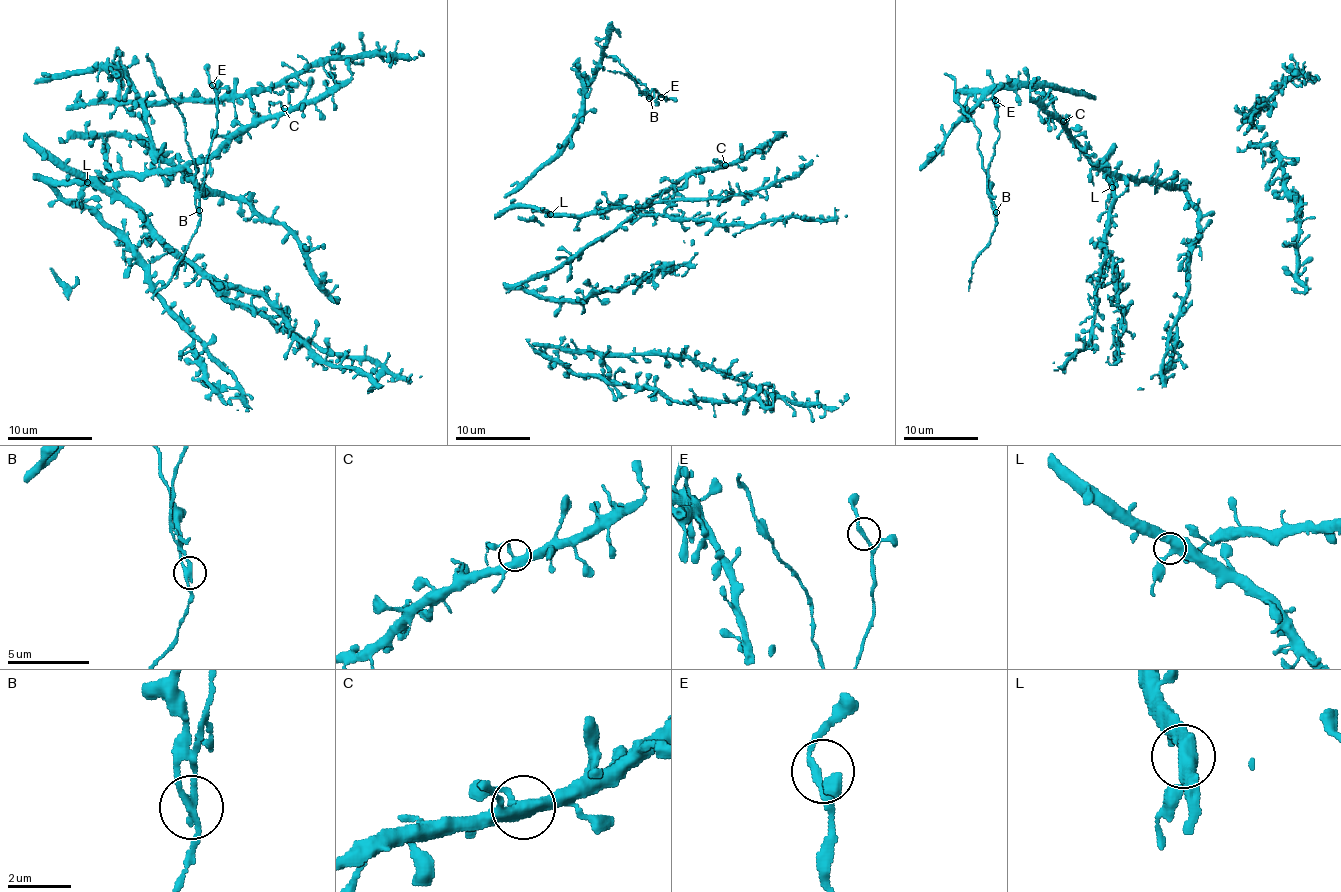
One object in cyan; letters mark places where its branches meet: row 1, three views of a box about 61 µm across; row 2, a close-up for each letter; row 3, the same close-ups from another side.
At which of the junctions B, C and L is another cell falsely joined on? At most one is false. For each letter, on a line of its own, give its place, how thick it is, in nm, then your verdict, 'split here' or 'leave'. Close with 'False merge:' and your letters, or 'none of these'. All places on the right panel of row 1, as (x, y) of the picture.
B: place (996, 212); calibre 190 nm; split here
C: place (1063, 121); calibre 380 nm; leave
L: place (1112, 187); calibre 420 nm; leave
False merge: B

